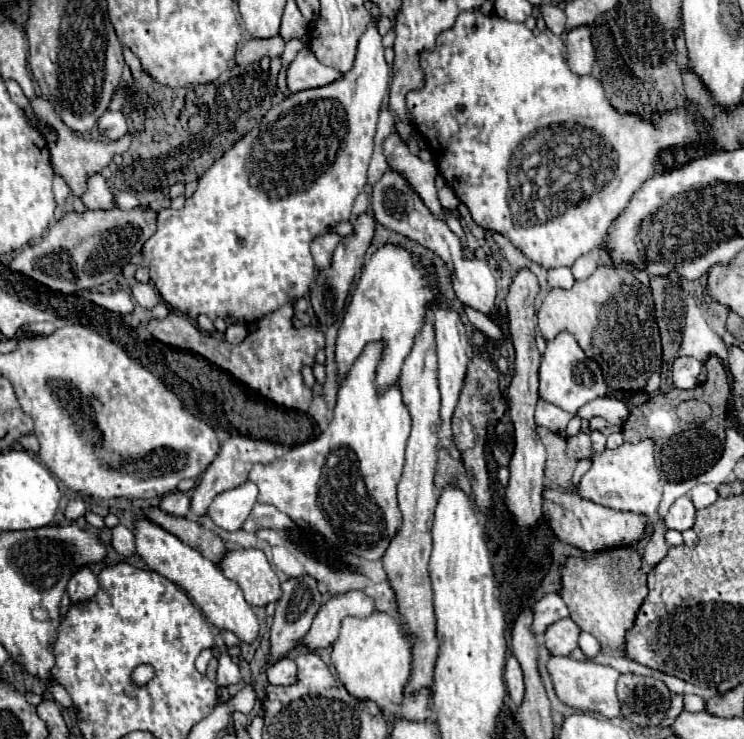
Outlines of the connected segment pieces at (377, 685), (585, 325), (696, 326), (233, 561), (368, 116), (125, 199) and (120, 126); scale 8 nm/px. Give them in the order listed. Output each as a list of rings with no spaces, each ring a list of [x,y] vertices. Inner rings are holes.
[[[375,611],[365,619],[347,617],[341,625],[339,639],[333,643],[333,665],[345,689],[363,701],[373,701],[381,707],[381,711],[391,713],[397,719],[409,721],[425,721],[433,717],[431,711],[431,691],[419,689],[413,693],[405,693],[405,687],[411,677],[411,637],[403,629],[401,621]]]
[[[601,265],[589,279],[575,281],[571,289],[551,289],[539,309],[537,309],[537,321],[541,335],[551,341],[557,333],[569,331],[579,347],[585,351],[585,355],[593,357],[605,375],[605,383],[611,391],[639,391],[647,383],[647,379],[653,373],[659,373],[661,369],[661,341],[659,341],[659,329],[655,321],[655,307],[651,289],[643,283],[639,283],[629,271],[621,267]]]
[[[693,299],[687,303],[687,317],[685,317],[685,329],[683,329],[679,355],[689,355],[703,363],[711,355],[717,355],[723,362],[728,358],[723,339],[709,329],[701,309],[695,305]]]
[[[229,551],[219,567],[227,579],[241,587],[243,597],[251,607],[265,607],[281,599],[279,577],[263,551]]]
[[[367,3],[367,11],[371,15],[371,21],[365,29],[365,33],[359,39],[357,45],[357,57],[359,63],[353,65],[353,69],[349,73],[345,73],[341,79],[333,81],[331,85],[325,87],[317,87],[317,89],[307,89],[307,91],[299,91],[289,95],[287,99],[283,99],[277,107],[271,107],[269,113],[265,115],[265,119],[247,135],[243,135],[231,149],[225,151],[223,157],[219,157],[201,177],[199,177],[199,185],[197,191],[193,193],[193,197],[189,197],[185,201],[185,207],[175,211],[175,209],[161,209],[157,213],[157,231],[145,241],[141,255],[143,261],[149,267],[149,275],[151,281],[155,283],[161,299],[171,305],[175,311],[179,311],[181,315],[191,317],[193,321],[199,315],[207,315],[209,319],[237,319],[237,321],[253,321],[259,319],[261,315],[273,313],[279,307],[283,307],[287,301],[295,301],[299,297],[305,297],[317,277],[315,271],[315,263],[309,251],[309,245],[315,237],[329,233],[331,225],[341,223],[341,221],[349,221],[351,217],[351,209],[355,203],[355,197],[363,191],[365,183],[367,183],[367,167],[369,167],[369,159],[373,153],[373,137],[375,137],[375,127],[377,127],[377,117],[379,117],[379,107],[383,101],[383,95],[389,91],[389,67],[385,63],[383,57],[383,45],[381,45],[381,35],[377,31],[377,21],[379,21],[379,7],[377,3]]]
[[[125,191],[115,193],[115,201],[119,209],[137,209],[139,207],[139,201],[131,193],[125,193]]]
[[[105,111],[105,115],[101,115],[99,123],[97,123],[97,129],[103,137],[111,139],[111,141],[117,141],[121,139],[125,133],[129,133],[129,125],[127,125],[127,119],[121,111]]]

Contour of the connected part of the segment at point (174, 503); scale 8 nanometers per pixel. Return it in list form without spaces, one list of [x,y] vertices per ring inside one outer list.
[[[173,491],[173,493],[167,493],[161,503],[159,503],[159,509],[169,513],[169,515],[175,515],[175,517],[187,517],[189,515],[189,497],[181,491]]]

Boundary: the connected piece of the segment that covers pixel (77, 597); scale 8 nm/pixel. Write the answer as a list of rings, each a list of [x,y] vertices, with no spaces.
[[[79,567],[77,573],[73,573],[67,583],[67,593],[73,603],[81,603],[81,601],[93,599],[93,595],[97,593],[97,587],[99,585],[97,585],[95,573],[89,567]]]

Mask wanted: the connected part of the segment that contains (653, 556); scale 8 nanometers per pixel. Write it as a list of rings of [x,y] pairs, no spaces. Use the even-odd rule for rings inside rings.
[[[653,533],[645,545],[645,555],[643,555],[643,561],[649,565],[649,567],[655,567],[661,559],[665,559],[669,551],[669,545],[665,543],[665,537],[663,533]]]

